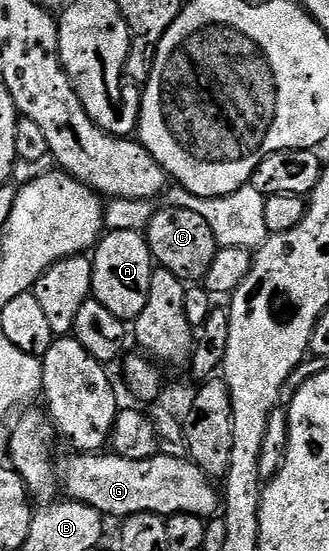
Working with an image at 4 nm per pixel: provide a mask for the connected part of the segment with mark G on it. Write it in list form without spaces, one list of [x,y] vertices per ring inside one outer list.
[[[72,454],[58,472],[62,481],[62,488],[66,491],[67,499],[76,500],[79,504],[94,506],[105,518],[120,516],[127,518],[134,514],[155,514],[165,518],[174,514],[194,514],[205,518],[212,518],[221,511],[222,496],[214,485],[213,477],[206,475],[204,471],[192,463],[191,459],[179,460],[176,457],[168,457],[157,454],[150,458],[131,460],[115,454]]]

